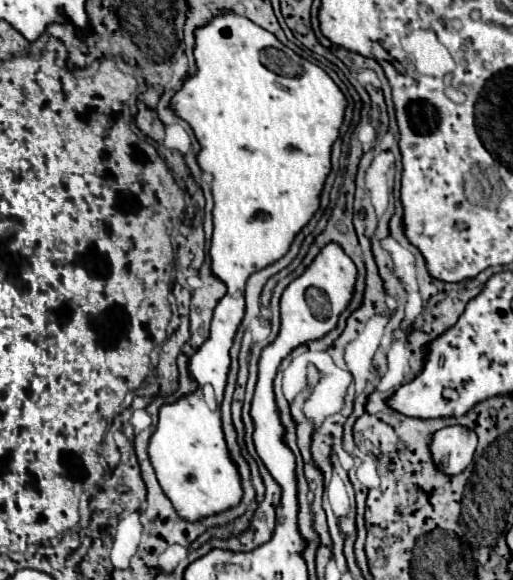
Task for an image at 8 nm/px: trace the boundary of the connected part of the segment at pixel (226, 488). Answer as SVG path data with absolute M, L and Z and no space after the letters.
M203 393L161 407L159 425L149 441L149 459L165 495L185 521L201 521L201 517L219 515L241 503L241 475L225 443L221 411L209 409Z

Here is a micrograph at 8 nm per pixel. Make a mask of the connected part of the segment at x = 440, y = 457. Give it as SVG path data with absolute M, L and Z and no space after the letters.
M461 425L445 427L433 435L431 453L433 461L447 473L459 475L467 469L477 447L477 435Z

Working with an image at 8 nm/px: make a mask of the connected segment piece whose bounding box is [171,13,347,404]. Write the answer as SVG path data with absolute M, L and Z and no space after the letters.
M221 15L209 25L197 29L195 61L197 73L191 75L175 93L171 107L191 125L197 141L201 143L201 151L197 155L199 167L213 175L215 229L209 253L213 259L213 273L227 285L229 291L217 303L211 321L211 337L191 357L189 371L199 388L211 384L218 389L216 399L220 404L231 363L229 349L245 315L245 283L255 271L279 261L289 251L297 233L317 213L321 191L331 171L331 147L339 137L347 99L321 67L301 59L295 51L277 41L273 33L243 15Z

